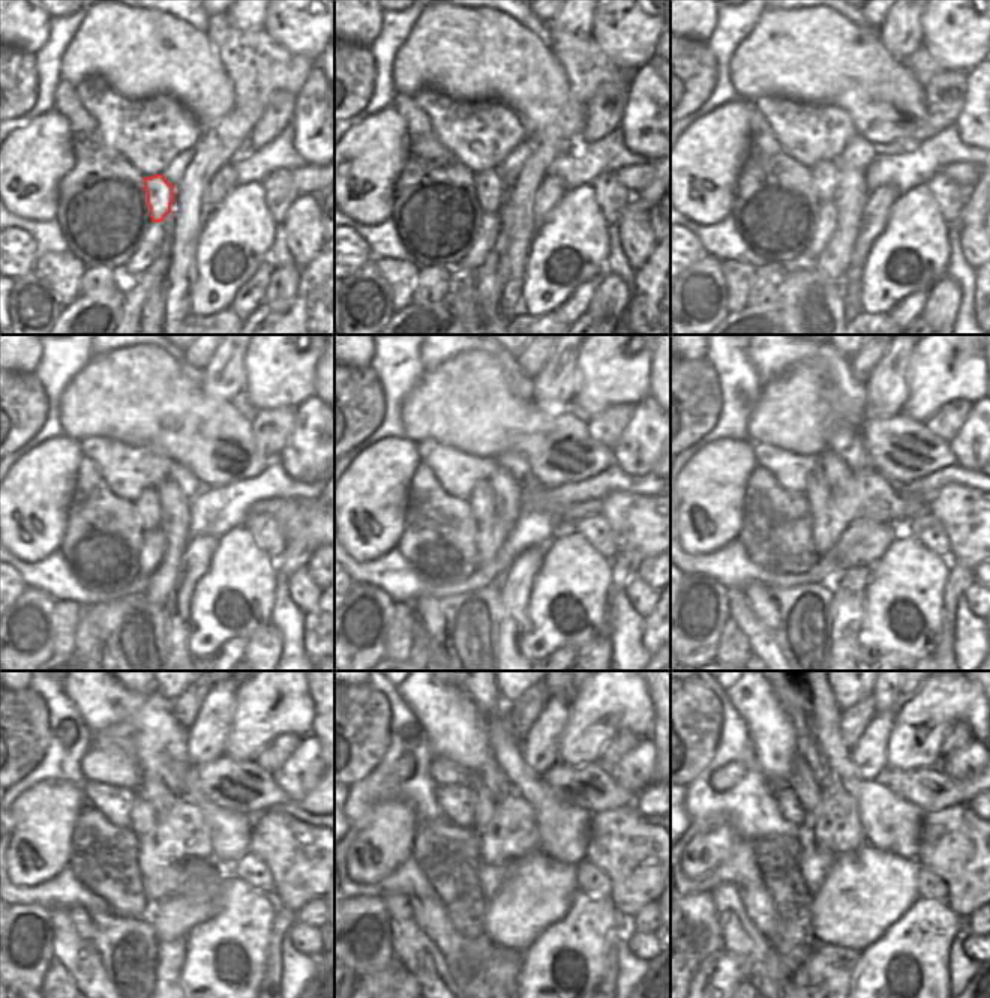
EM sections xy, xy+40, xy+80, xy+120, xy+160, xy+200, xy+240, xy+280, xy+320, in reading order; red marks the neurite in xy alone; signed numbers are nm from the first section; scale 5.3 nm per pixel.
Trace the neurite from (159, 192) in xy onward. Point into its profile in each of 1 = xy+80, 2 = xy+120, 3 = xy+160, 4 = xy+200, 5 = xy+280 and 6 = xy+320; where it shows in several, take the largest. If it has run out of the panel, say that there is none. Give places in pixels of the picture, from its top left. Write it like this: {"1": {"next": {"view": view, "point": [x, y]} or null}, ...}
{"1": {"next": {"view": "xy+80", "point": [824, 174]}}, "2": {"next": {"view": "xy+120", "point": [147, 508]}}, "3": {"next": {"view": "xy+160", "point": [482, 500]}}, "4": {"next": {"view": "xy+200", "point": [818, 492]}}, "5": {"next": {"view": "xy+280", "point": [482, 802]}}, "6": {"next": {"view": "xy+320", "point": [801, 778]}}}

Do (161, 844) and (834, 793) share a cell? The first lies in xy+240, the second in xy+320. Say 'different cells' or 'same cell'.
same cell

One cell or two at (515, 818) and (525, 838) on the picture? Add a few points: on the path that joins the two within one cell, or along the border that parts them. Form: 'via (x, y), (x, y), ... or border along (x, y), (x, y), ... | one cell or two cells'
via (515, 823), (521, 833) | one cell

